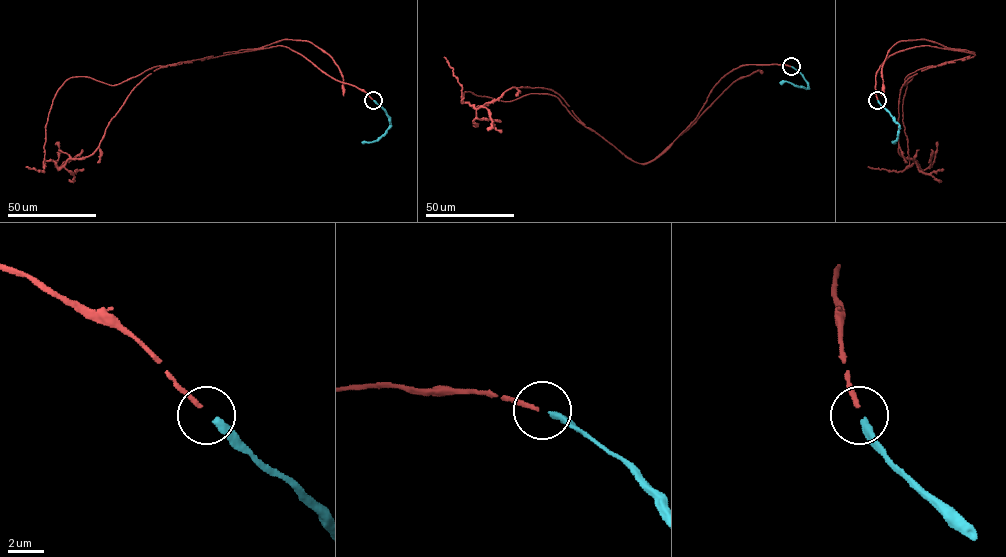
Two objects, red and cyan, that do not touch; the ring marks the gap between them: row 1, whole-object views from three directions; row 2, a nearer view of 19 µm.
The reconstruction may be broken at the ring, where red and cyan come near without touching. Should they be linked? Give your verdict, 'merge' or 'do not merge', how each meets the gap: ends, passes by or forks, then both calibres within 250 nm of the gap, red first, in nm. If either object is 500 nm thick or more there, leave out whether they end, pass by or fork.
merge; red ends; cyan ends; calibres 260 and 380 nm

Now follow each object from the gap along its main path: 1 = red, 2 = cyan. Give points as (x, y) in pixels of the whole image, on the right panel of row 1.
1: (878, 99), (876, 73), (899, 51), (975, 55), (905, 79), (919, 167), (898, 146), (900, 91), (917, 73)
2: (878, 100), (898, 124), (894, 143)

